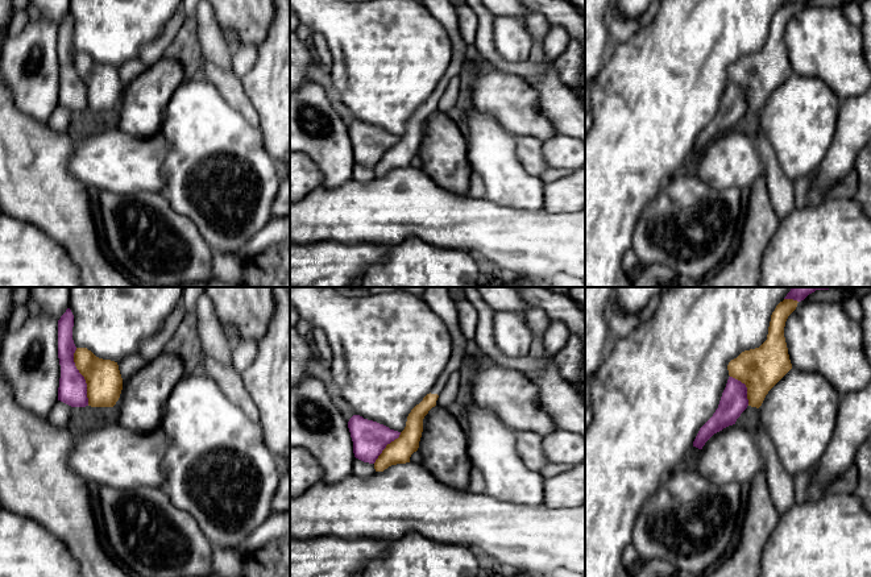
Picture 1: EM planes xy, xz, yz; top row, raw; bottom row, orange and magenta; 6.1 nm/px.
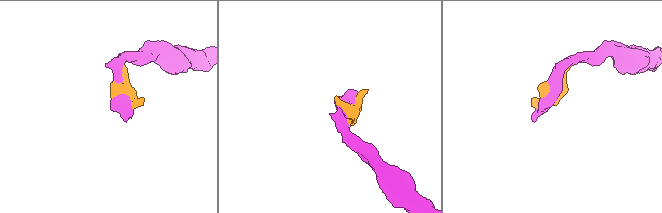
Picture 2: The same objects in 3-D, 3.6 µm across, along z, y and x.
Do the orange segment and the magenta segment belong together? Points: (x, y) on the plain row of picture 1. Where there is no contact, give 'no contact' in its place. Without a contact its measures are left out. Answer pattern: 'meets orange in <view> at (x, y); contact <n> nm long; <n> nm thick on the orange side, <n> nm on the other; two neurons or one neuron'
meets orange in xy at (83, 81); contact 360 nm long; 220 nm thick on the orange side, 180 nm on the other; two neurons

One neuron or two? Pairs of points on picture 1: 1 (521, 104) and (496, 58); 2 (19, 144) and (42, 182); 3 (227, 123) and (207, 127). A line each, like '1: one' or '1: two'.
1: two
2: one
3: one

